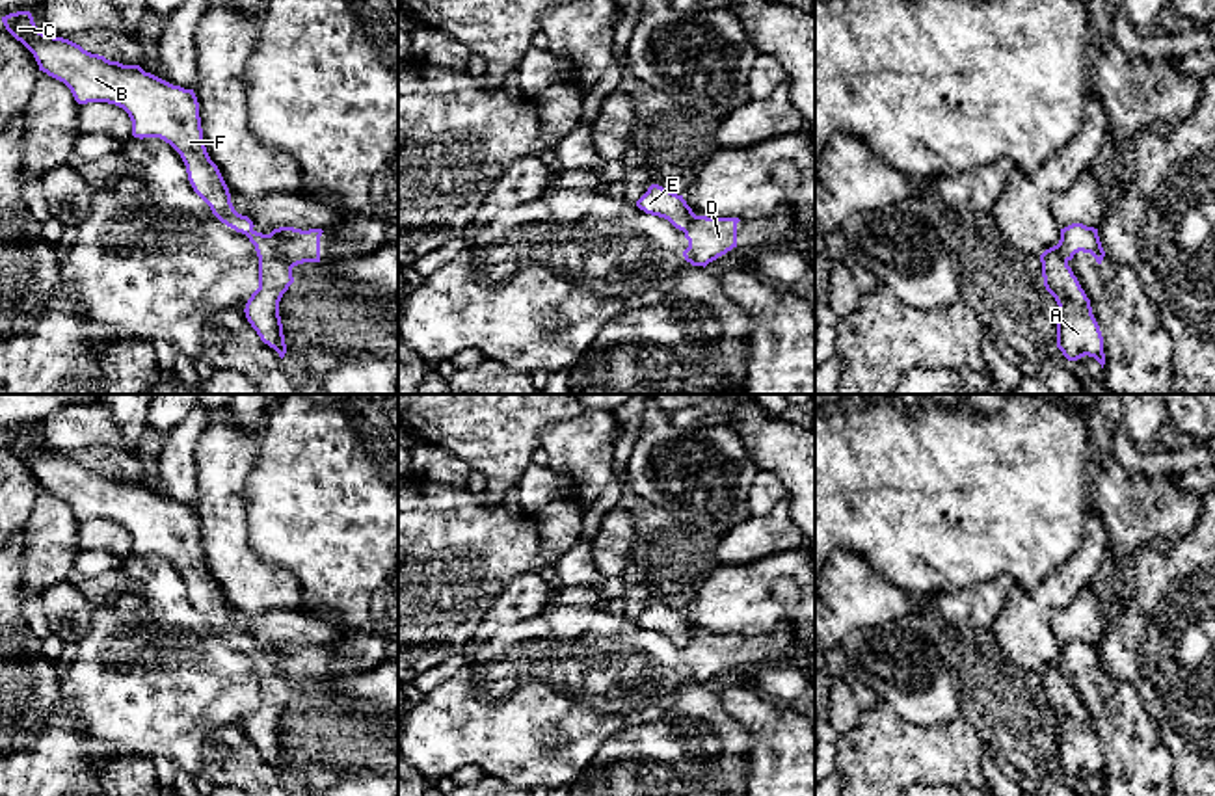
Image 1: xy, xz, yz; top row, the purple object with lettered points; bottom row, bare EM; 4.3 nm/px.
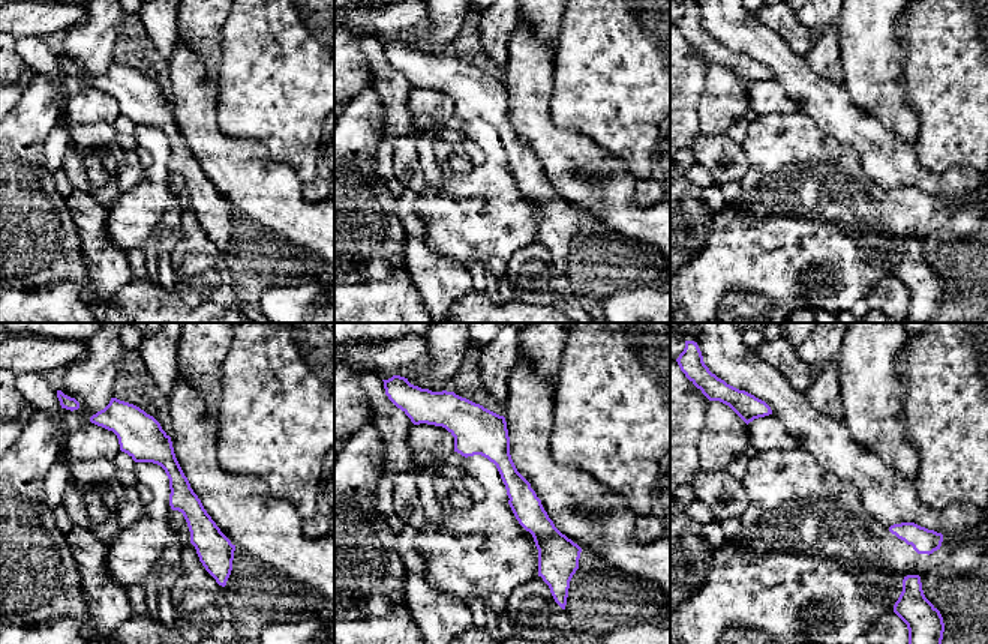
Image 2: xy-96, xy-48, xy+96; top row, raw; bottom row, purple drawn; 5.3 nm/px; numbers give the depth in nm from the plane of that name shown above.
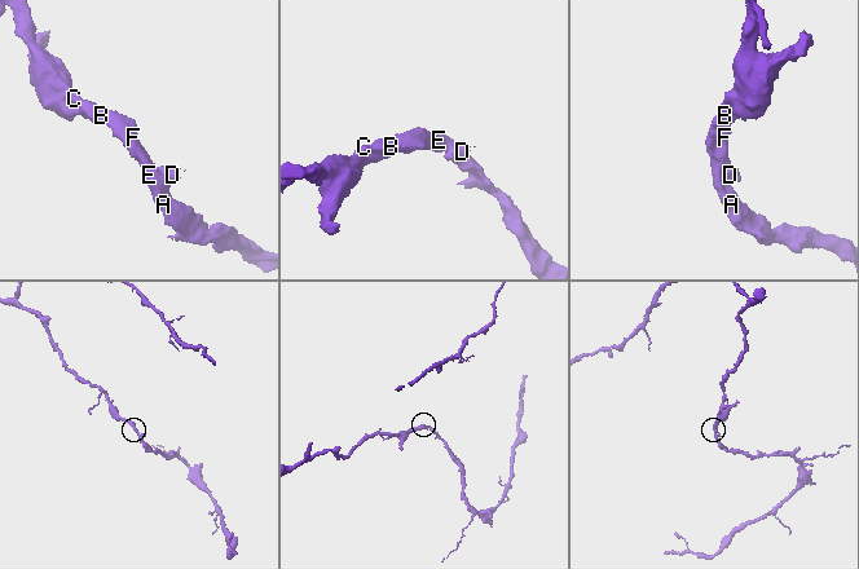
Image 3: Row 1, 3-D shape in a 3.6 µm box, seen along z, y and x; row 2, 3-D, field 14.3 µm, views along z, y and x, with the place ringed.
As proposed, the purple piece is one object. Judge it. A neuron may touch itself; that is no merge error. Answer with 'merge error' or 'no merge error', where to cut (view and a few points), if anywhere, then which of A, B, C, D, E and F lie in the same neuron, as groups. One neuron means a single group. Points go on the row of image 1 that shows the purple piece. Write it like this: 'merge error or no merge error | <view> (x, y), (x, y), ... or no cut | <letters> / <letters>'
merge error | xy (267, 235), (274, 253), (293, 266) | A B C E F / D

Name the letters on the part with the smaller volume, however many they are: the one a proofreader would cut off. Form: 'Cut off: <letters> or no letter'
Cut off: D

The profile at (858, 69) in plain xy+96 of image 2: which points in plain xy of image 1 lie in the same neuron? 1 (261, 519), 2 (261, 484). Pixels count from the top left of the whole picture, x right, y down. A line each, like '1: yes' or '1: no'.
1: no
2: no

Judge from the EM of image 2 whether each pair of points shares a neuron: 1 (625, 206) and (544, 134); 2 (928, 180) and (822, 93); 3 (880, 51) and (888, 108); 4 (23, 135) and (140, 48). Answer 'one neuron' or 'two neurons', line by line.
1: one neuron
2: one neuron
3: one neuron
4: two neurons

